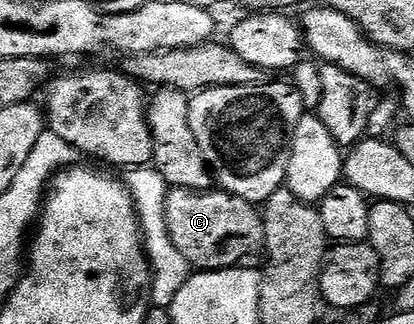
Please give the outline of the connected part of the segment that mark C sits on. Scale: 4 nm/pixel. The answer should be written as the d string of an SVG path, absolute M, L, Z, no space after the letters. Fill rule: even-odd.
M173 188L168 194L166 217L170 237L174 245L186 255L189 265L196 271L230 269L241 264L243 257L256 253L264 244L264 218L253 202L233 193L223 191L196 192L190 189Z

